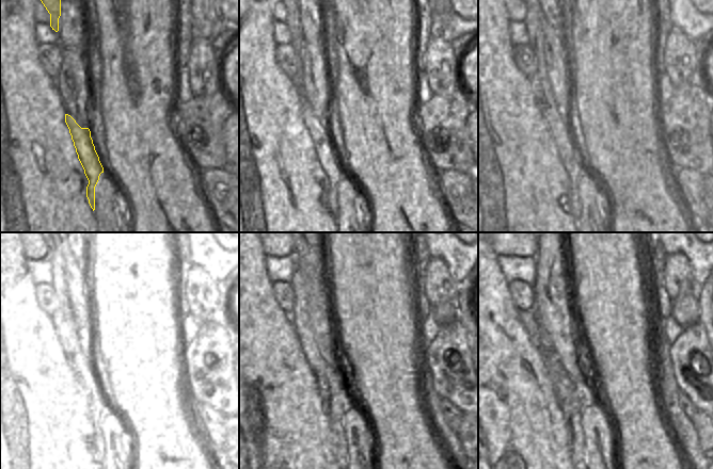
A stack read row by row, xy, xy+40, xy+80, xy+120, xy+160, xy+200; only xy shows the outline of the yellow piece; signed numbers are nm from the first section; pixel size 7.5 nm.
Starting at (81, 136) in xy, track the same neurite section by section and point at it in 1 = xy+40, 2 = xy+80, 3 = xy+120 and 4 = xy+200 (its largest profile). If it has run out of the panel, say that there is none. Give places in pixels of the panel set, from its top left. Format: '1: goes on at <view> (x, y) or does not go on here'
1: goes on at xy+40 (319, 130)
2: goes on at xy+80 (558, 126)
3: goes on at xy+120 (99, 404)
4: goes on at xy+200 (572, 419)

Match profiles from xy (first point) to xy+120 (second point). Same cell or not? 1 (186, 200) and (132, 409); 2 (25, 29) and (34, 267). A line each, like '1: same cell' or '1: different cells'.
1: same cell
2: different cells

